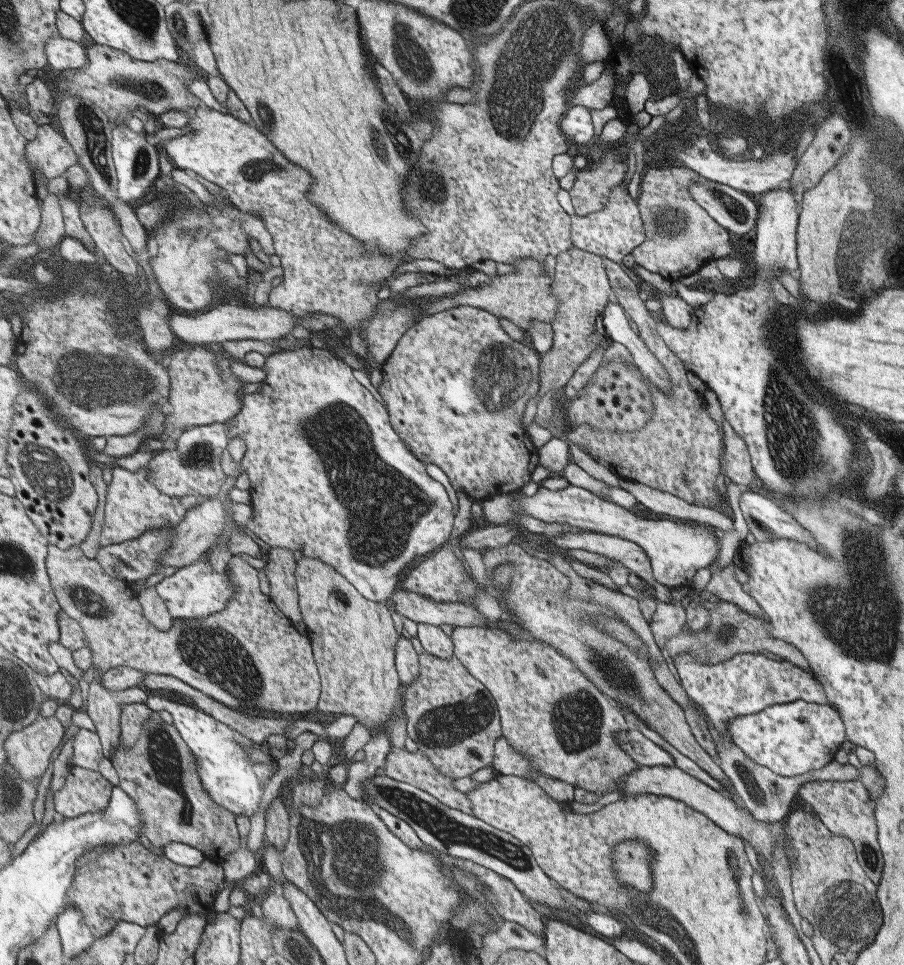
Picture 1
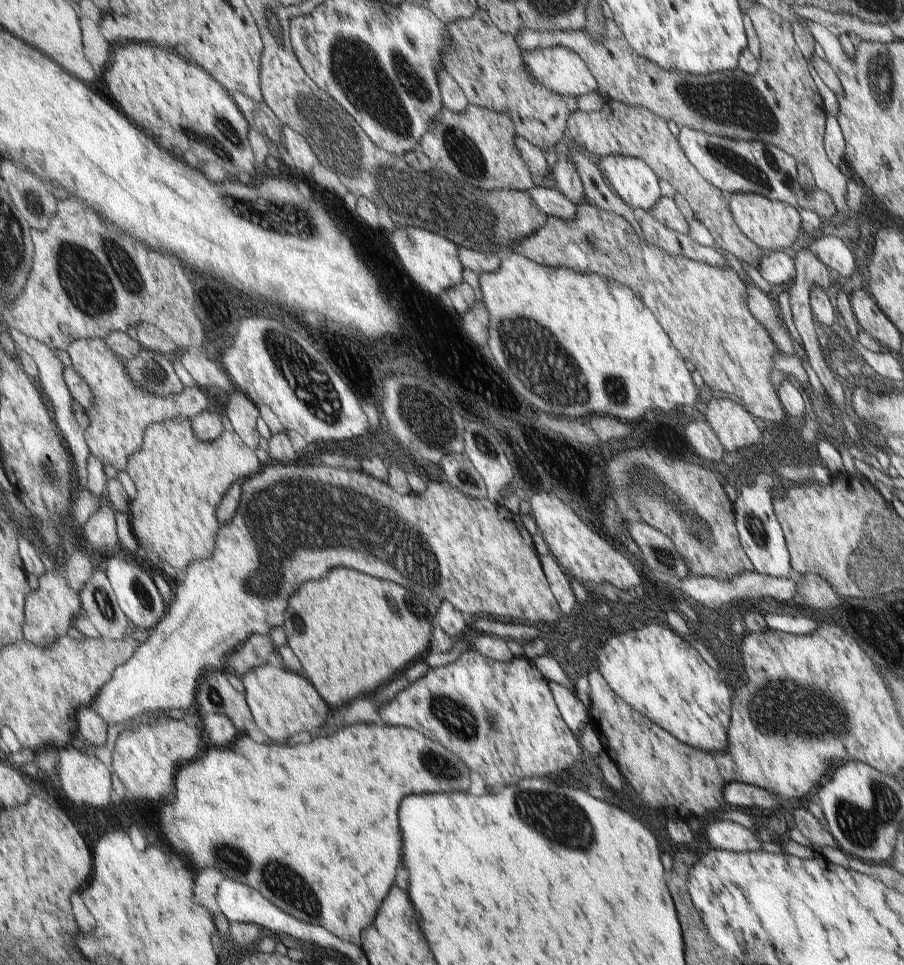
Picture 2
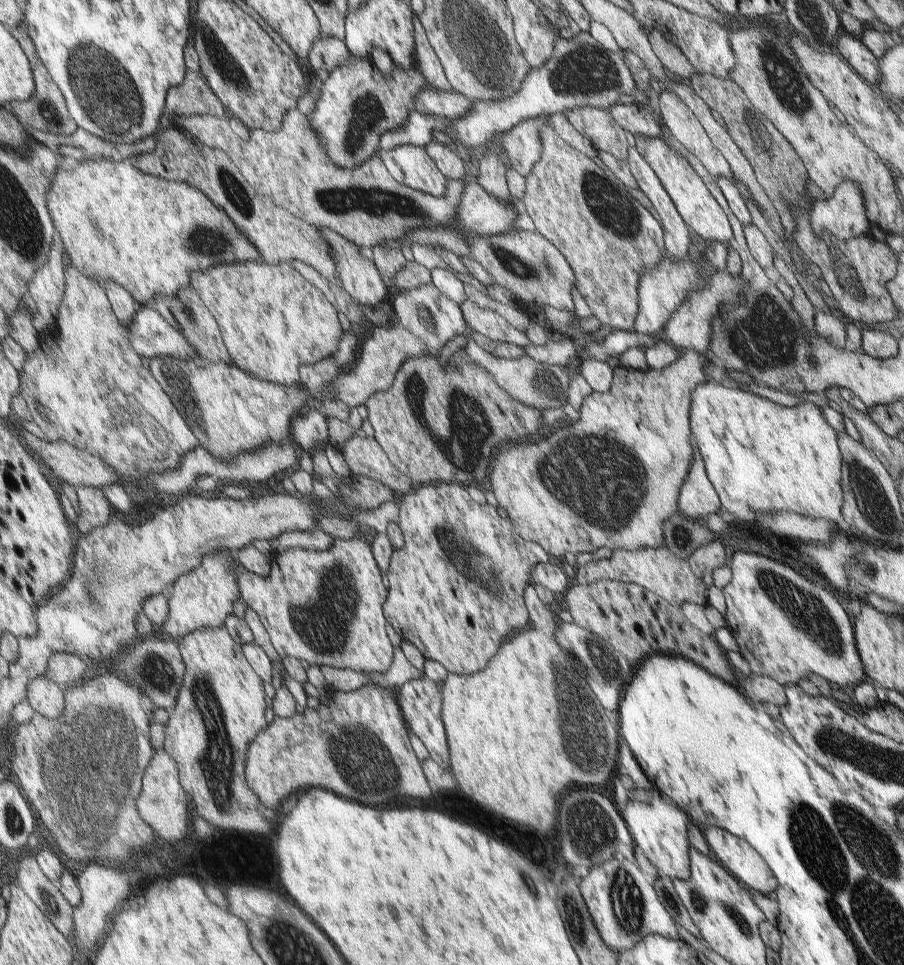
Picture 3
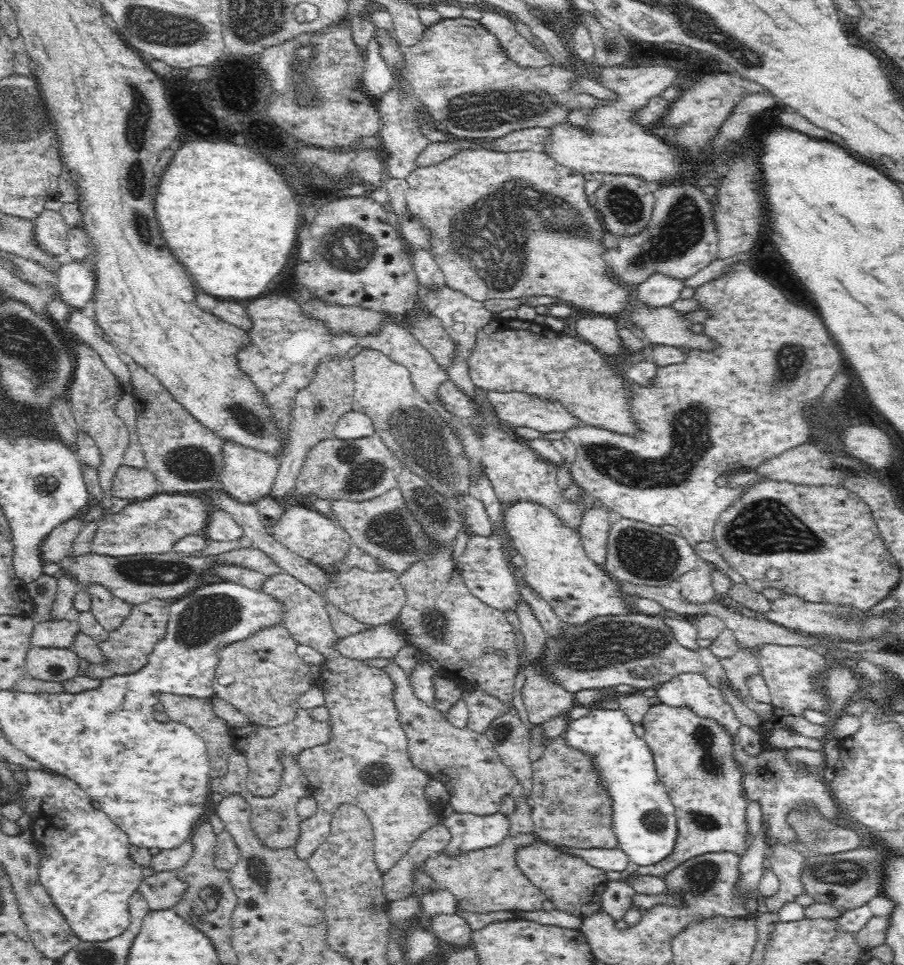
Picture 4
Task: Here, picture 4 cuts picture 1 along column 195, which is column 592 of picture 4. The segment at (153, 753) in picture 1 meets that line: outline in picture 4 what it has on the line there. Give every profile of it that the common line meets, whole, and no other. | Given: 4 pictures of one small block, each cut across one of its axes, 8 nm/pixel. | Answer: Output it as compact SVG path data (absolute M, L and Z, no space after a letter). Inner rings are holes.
M563 735L554 736L554 742L546 746L542 758L531 761L532 790L526 790L523 798L532 806L532 834L552 846L566 848L614 848L618 839L612 828L612 799L601 785L598 772L587 752L568 746Z

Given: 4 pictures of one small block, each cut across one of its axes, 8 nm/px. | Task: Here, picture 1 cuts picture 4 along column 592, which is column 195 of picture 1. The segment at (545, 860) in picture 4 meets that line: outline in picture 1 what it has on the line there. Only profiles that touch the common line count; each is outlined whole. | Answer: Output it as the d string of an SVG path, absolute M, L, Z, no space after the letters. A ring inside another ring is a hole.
M133 841L125 846L96 846L76 863L78 874L68 892L69 906L80 908L97 938L107 936L119 921L157 925L170 911L209 914L215 897L225 886L225 870L220 862L205 859L199 866L183 866L165 855L153 854Z

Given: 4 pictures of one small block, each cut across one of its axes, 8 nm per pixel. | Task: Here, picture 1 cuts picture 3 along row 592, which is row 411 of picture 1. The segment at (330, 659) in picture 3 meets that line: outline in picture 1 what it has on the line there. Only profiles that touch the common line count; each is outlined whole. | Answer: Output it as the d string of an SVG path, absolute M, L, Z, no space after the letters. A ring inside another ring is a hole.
M319 345L315 350L308 346L302 346L295 350L281 350L274 355L264 358L263 370L267 372L267 378L261 384L261 390L256 393L250 393L243 398L244 405L241 412L230 422L213 423L207 426L197 426L186 429L175 438L175 449L160 450L153 454L152 459L147 464L150 469L151 481L158 486L163 493L171 497L185 496L207 496L218 498L221 494L221 486L225 484L227 475L239 475L246 472L250 479L250 494L252 496L253 521L245 527L253 532L259 539L270 545L270 547L281 547L289 551L301 551L304 557L319 559L323 563L331 564L341 575L346 576L351 584L355 585L358 593L366 597L367 600L373 600L378 603L387 602L387 598L393 594L397 584L399 572L409 564L413 558L431 552L437 546L441 548L443 542L449 538L455 510L449 502L445 489L439 482L431 479L425 473L424 463L415 458L415 455L409 450L405 450L403 442L397 438L398 433L393 432L394 427L387 422L386 408L383 408L373 395L369 394L369 389L365 388L360 382L355 380L355 370L343 359L340 359L333 351L329 351L324 346ZM239 437L247 441L247 452L243 460L234 462L228 451L230 438ZM325 466L335 472L335 480L331 482L327 476Z

